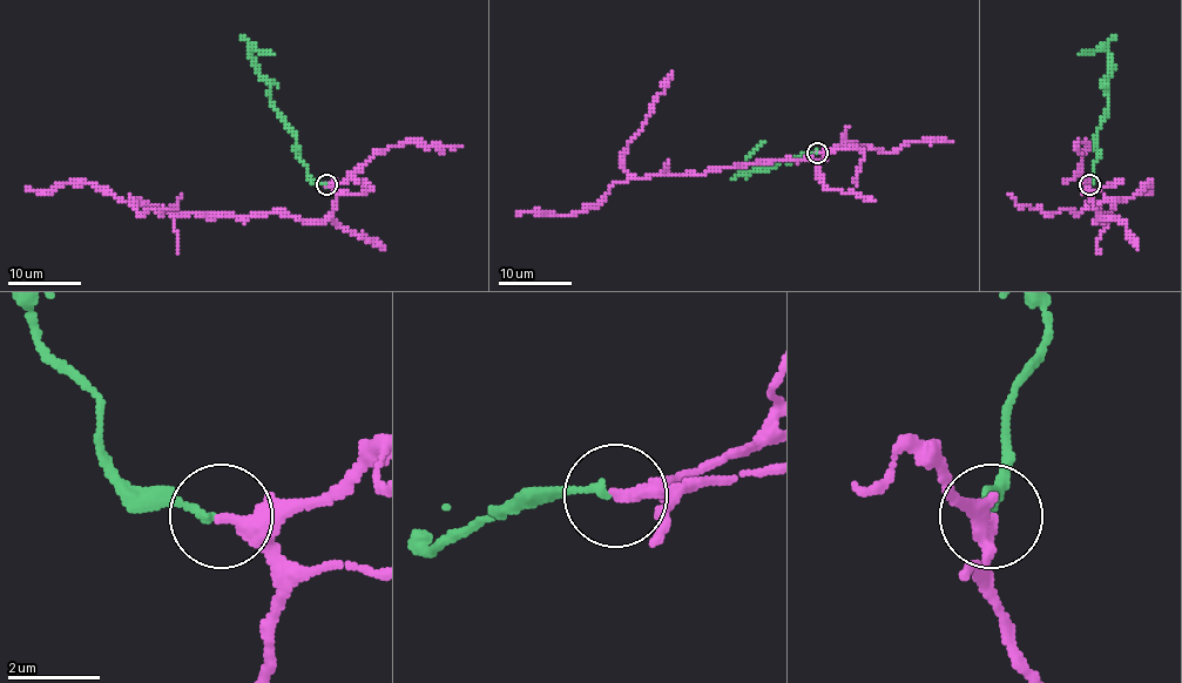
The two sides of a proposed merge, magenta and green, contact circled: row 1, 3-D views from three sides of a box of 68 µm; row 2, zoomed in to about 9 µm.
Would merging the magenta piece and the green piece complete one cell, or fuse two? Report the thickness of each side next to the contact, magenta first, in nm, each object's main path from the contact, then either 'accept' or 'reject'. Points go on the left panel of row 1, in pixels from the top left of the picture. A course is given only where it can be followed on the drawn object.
320 nm thick on the magenta side, 150 nm on the other; magenta runs (326, 184), (336, 210), (321, 223), (278, 214), (169, 214), (133, 202), (140, 214), (160, 214), (181, 195); green runs (326, 184), (310, 176), (297, 155), (295, 134), (272, 105), (250, 51), (272, 55); reject

